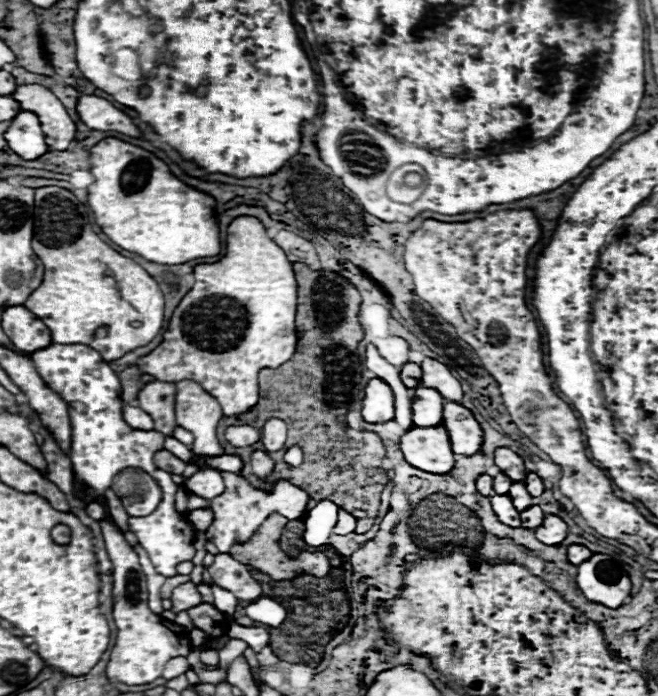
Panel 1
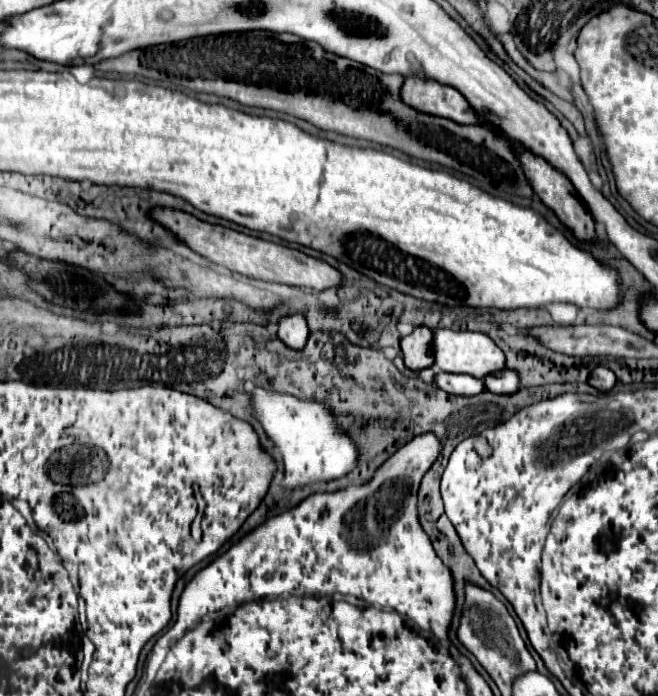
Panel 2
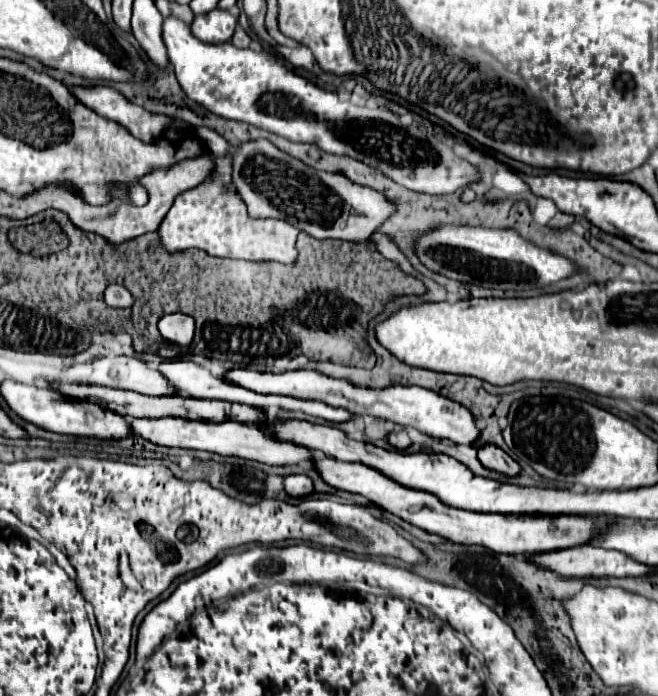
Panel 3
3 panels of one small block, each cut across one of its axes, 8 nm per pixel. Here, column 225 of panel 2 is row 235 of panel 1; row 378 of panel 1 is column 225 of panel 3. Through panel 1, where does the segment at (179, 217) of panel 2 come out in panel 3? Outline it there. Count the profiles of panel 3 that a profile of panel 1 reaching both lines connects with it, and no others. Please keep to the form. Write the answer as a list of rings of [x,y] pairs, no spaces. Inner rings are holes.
[[[232,156],[216,158],[214,172],[196,188],[178,195],[168,214],[160,224],[160,240],[166,250],[200,248],[210,256],[240,258],[240,260],[276,260],[292,264],[296,260],[296,236],[298,228],[284,220],[254,220],[248,216],[244,202],[232,186]]]

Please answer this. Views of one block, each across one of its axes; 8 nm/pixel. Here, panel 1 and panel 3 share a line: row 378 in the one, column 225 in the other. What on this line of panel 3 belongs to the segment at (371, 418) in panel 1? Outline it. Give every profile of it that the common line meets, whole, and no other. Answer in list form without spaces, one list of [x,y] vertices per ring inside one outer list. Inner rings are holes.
[[[228,370],[222,374],[224,380],[236,382],[236,386],[244,386],[246,390],[256,390],[258,394],[282,394],[292,398],[312,398],[320,400],[330,406],[340,406],[356,416],[370,414],[376,418],[390,420],[394,424],[416,428],[428,436],[450,440],[454,444],[474,444],[480,438],[480,428],[476,426],[476,420],[468,408],[462,404],[448,400],[432,390],[420,388],[420,386],[390,386],[384,390],[368,390],[354,386],[346,380],[334,380],[314,370],[294,370],[294,372],[282,372],[282,374],[268,374],[268,372],[252,372],[252,370]]]

